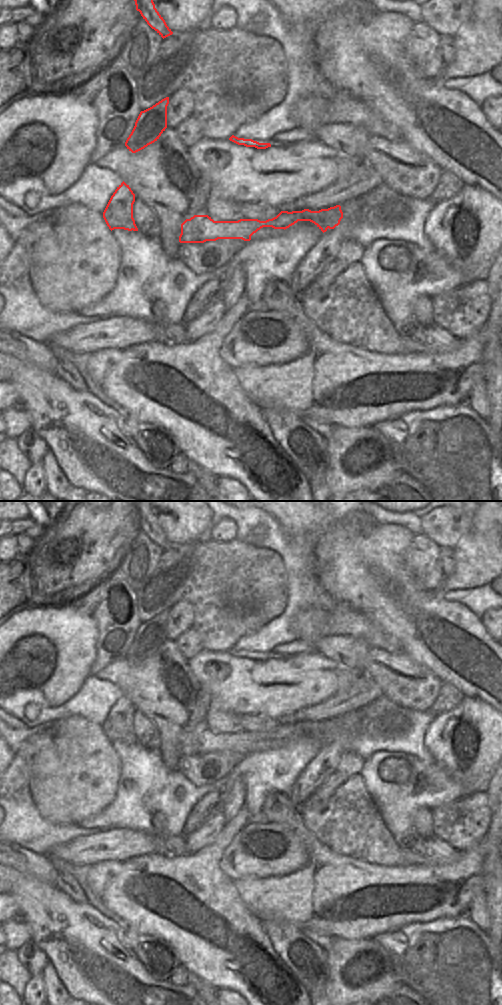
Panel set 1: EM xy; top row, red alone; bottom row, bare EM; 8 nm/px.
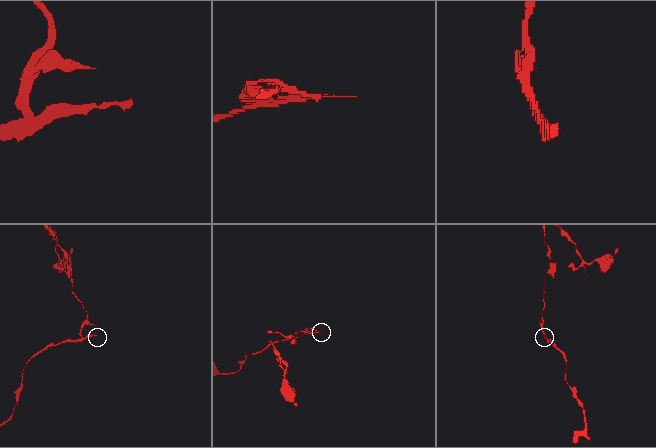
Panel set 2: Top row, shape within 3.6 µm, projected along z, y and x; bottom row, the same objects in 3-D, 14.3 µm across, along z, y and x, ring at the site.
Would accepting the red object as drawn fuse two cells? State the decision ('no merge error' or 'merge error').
merge error

